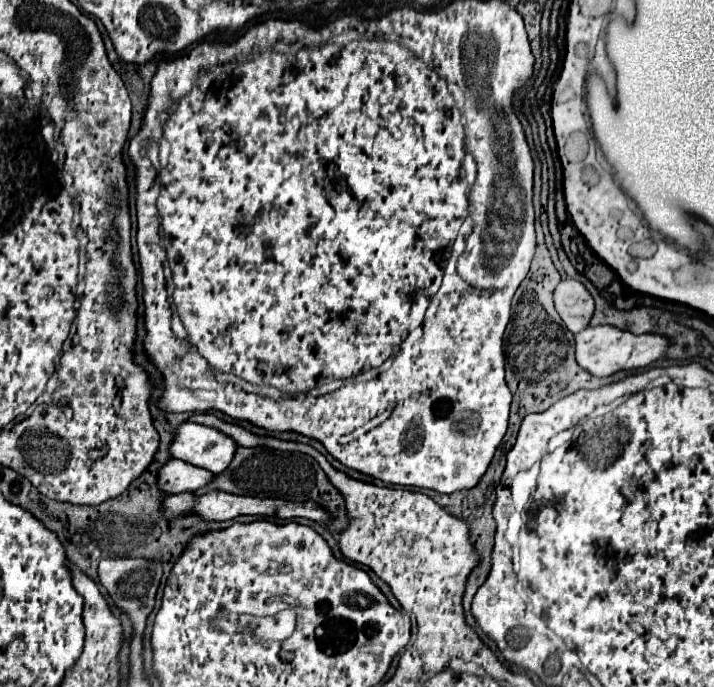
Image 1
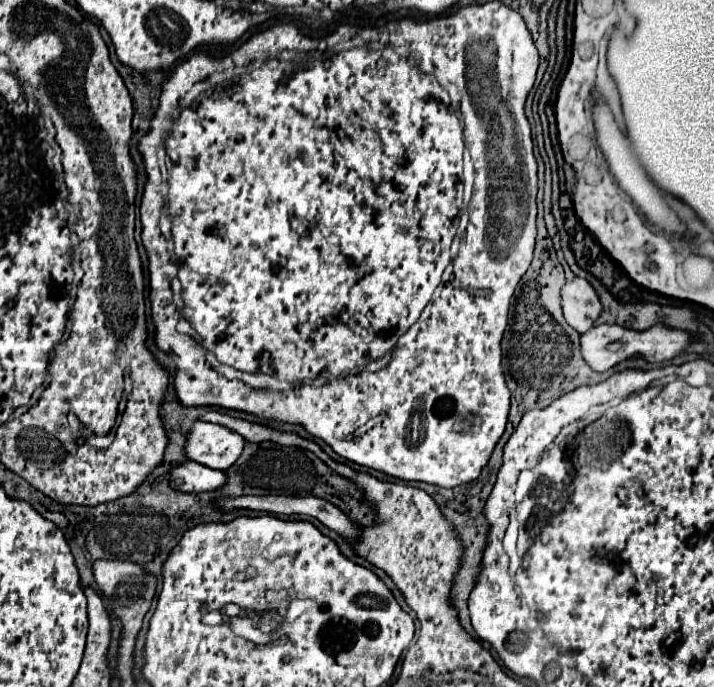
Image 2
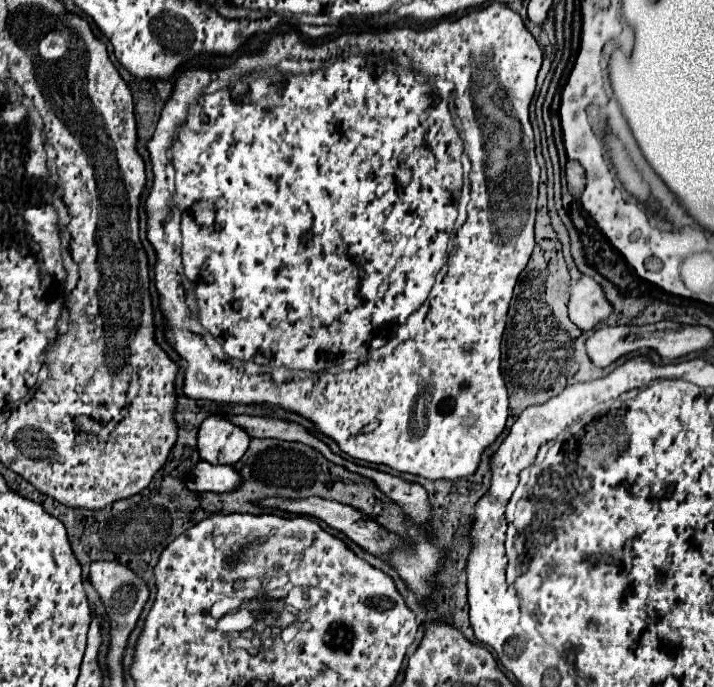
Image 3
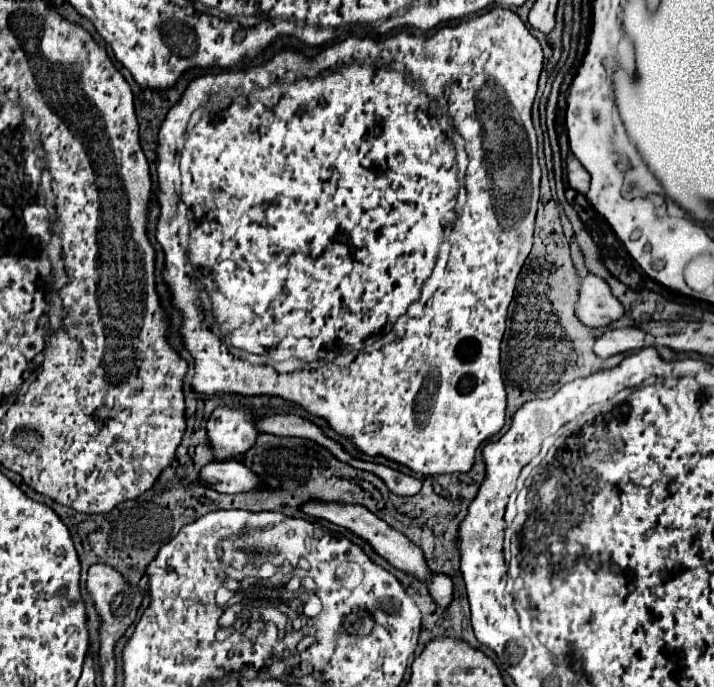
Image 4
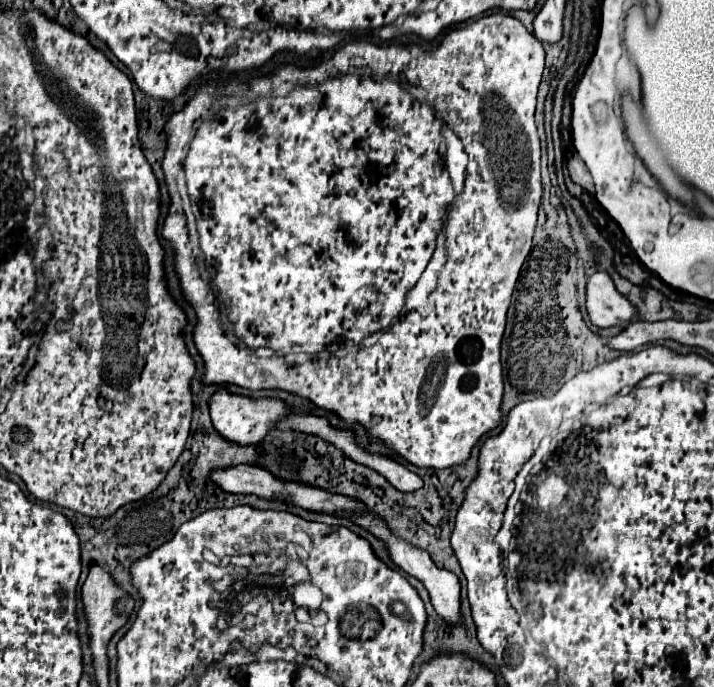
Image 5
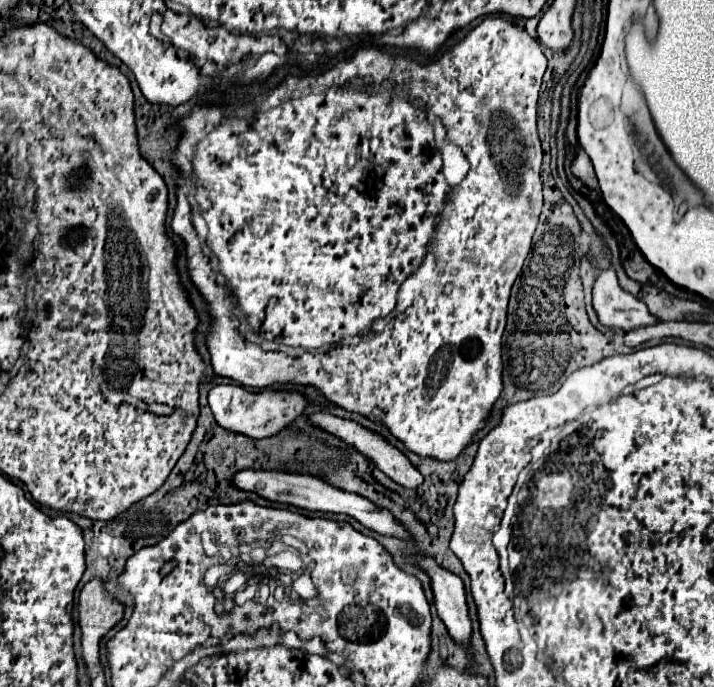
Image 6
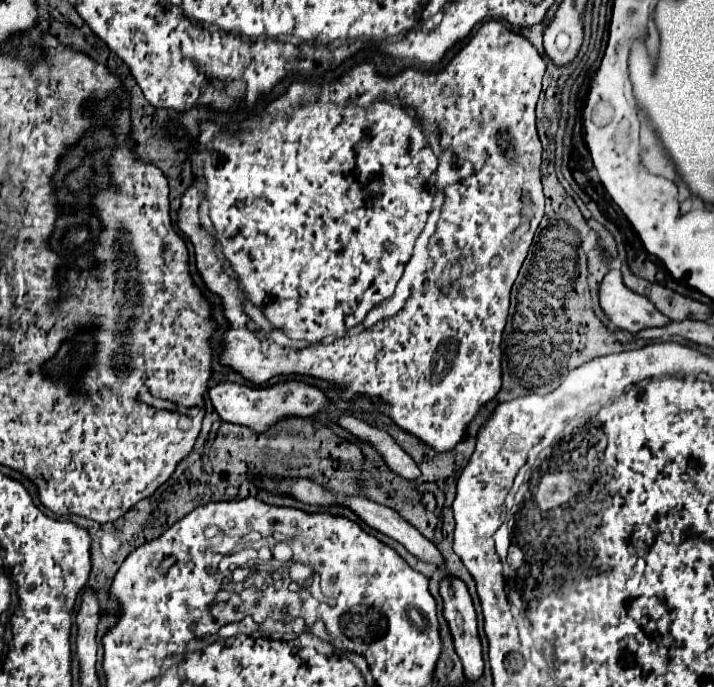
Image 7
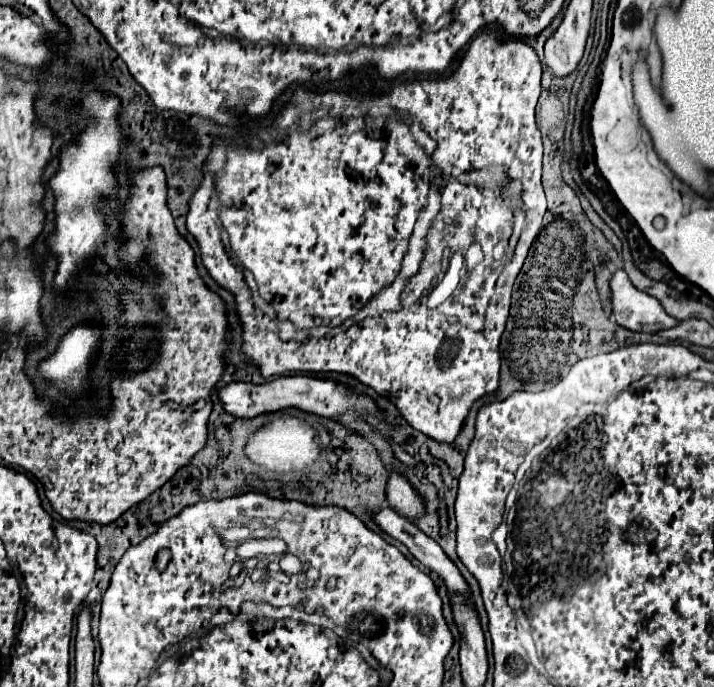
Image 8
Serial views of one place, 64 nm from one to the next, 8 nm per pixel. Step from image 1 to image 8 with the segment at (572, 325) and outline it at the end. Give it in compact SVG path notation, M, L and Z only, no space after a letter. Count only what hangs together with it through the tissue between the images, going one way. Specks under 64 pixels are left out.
M616 270L610 280L614 320L634 332L656 334L664 328L674 328L678 320L670 316L660 300L638 290L624 270Z

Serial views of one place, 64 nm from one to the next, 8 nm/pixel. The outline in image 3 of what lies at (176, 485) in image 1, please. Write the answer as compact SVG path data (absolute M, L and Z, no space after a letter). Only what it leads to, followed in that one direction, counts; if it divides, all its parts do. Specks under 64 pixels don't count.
M200 462L192 470L192 478L188 480L188 486L198 492L234 492L242 484L240 472L236 472L234 466L230 464L206 464Z

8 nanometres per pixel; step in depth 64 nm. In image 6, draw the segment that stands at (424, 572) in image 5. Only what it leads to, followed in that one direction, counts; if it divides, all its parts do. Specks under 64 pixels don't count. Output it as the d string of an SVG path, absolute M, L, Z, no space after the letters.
M422 556L420 560L416 560L416 564L422 566L432 578L434 604L452 640L468 650L472 646L472 622L462 580L456 574L440 568L430 556Z

